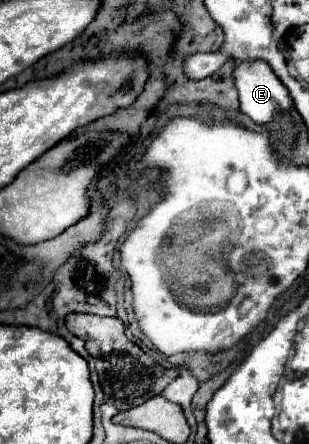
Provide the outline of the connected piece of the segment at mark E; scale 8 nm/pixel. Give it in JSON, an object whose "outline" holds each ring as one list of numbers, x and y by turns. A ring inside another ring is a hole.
{"outline":[[235,61,233,79,239,91,241,111,257,125,265,125,273,113,289,111,293,107,285,85,265,61]]}

